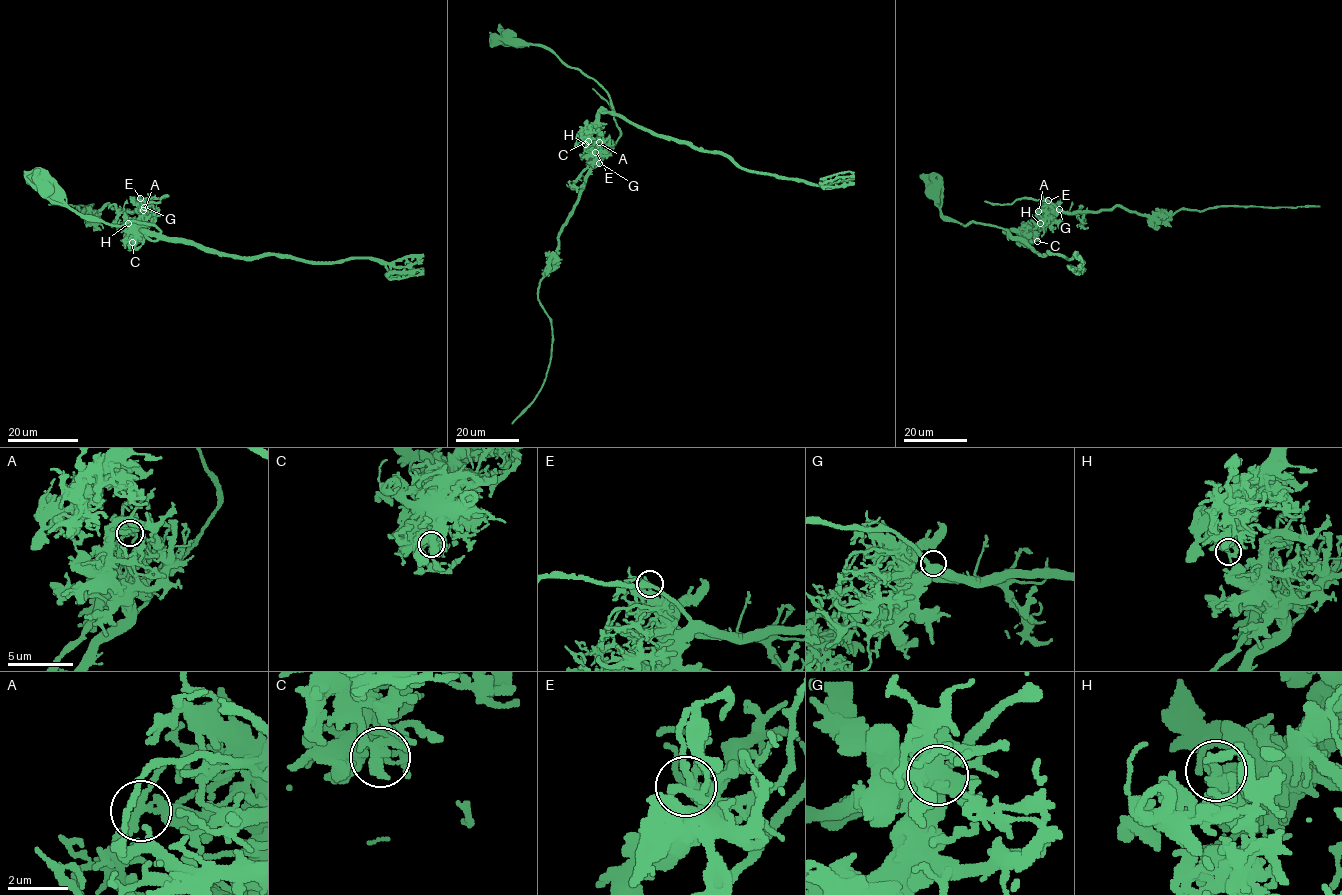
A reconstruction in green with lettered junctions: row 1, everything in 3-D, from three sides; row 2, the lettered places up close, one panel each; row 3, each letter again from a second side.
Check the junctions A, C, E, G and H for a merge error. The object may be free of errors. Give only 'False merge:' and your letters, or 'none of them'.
False merge: H

